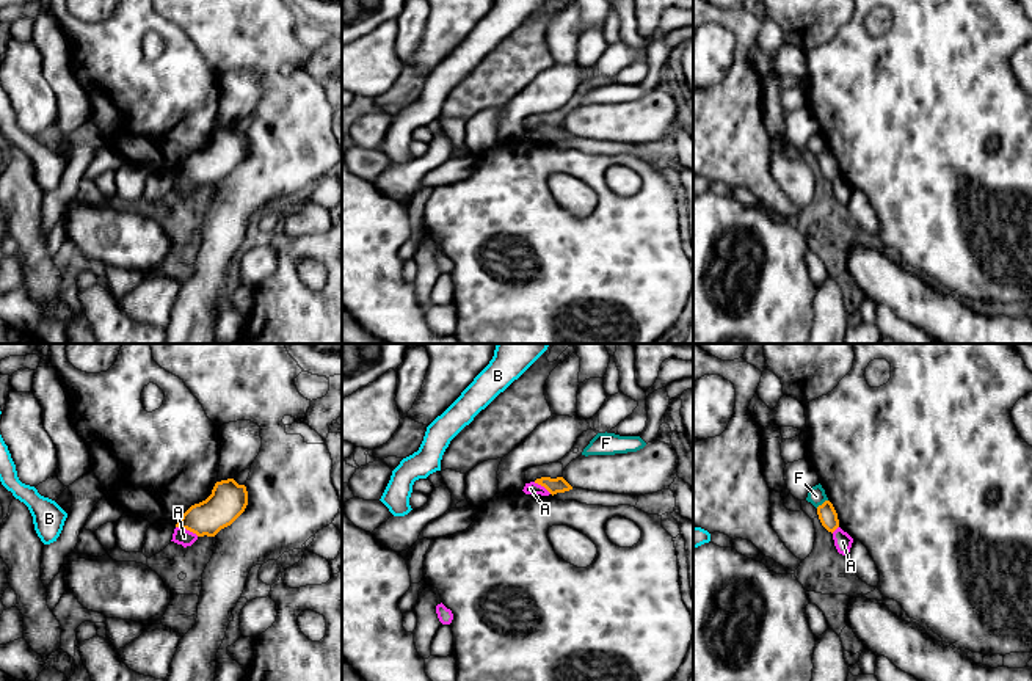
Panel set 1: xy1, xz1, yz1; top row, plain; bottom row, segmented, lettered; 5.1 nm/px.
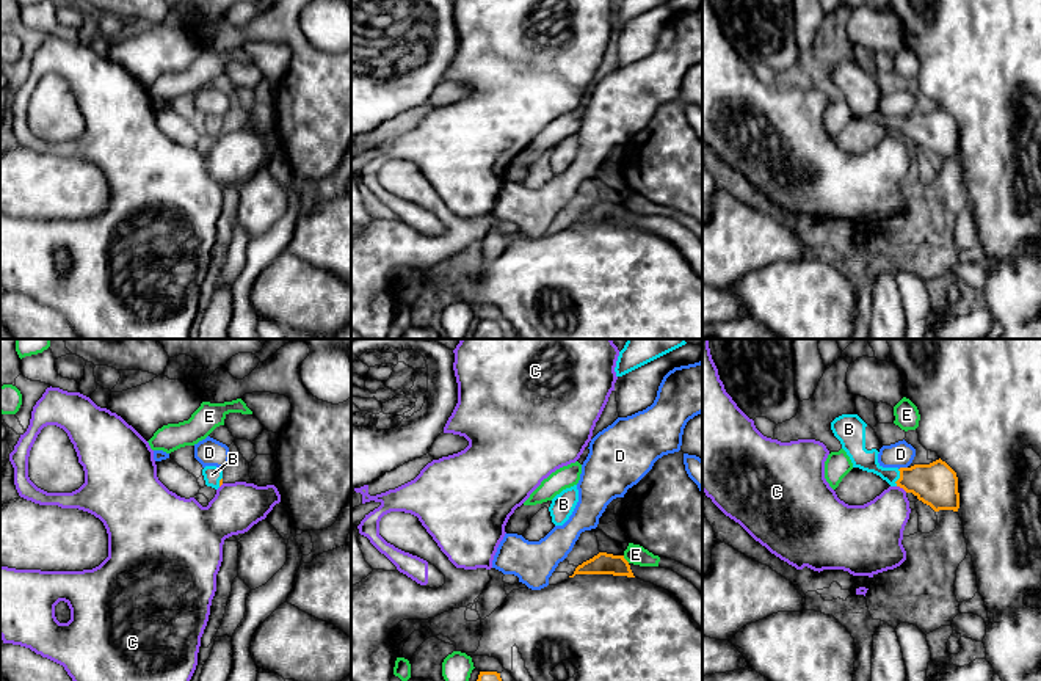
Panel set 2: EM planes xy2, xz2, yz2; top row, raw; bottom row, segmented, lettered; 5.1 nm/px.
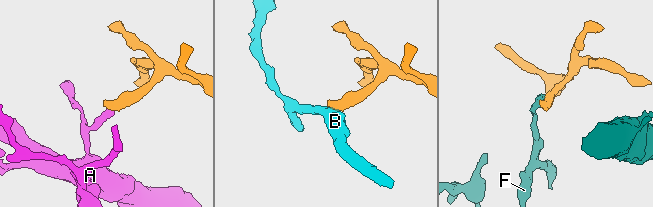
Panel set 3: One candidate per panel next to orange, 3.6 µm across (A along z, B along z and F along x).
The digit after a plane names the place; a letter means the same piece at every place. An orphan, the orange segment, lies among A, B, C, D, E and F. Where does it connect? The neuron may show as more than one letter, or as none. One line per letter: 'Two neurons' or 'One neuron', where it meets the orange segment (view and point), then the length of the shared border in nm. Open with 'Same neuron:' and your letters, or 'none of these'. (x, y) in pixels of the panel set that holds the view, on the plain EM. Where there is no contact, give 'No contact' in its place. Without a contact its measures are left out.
Same neuron: B
A: Two neurons. Touches orange at xy1 (187, 178). Shared border 130 nm
B: One neuron. Touches orange at yz2 (900, 126). Shared border 90 nm
C: Two neurons. Touches orange at yz2 (902, 135). Shared border 70 nm
D: Two neurons. Touches orange at yz2 (902, 116). Shared border 50 nm
E: Two neurons. Touches orange at xz2 (624, 207). Shared border 50 nm
F: Two neurons. Touches orange at yz1 (822, 152). Shared border 80 nm

